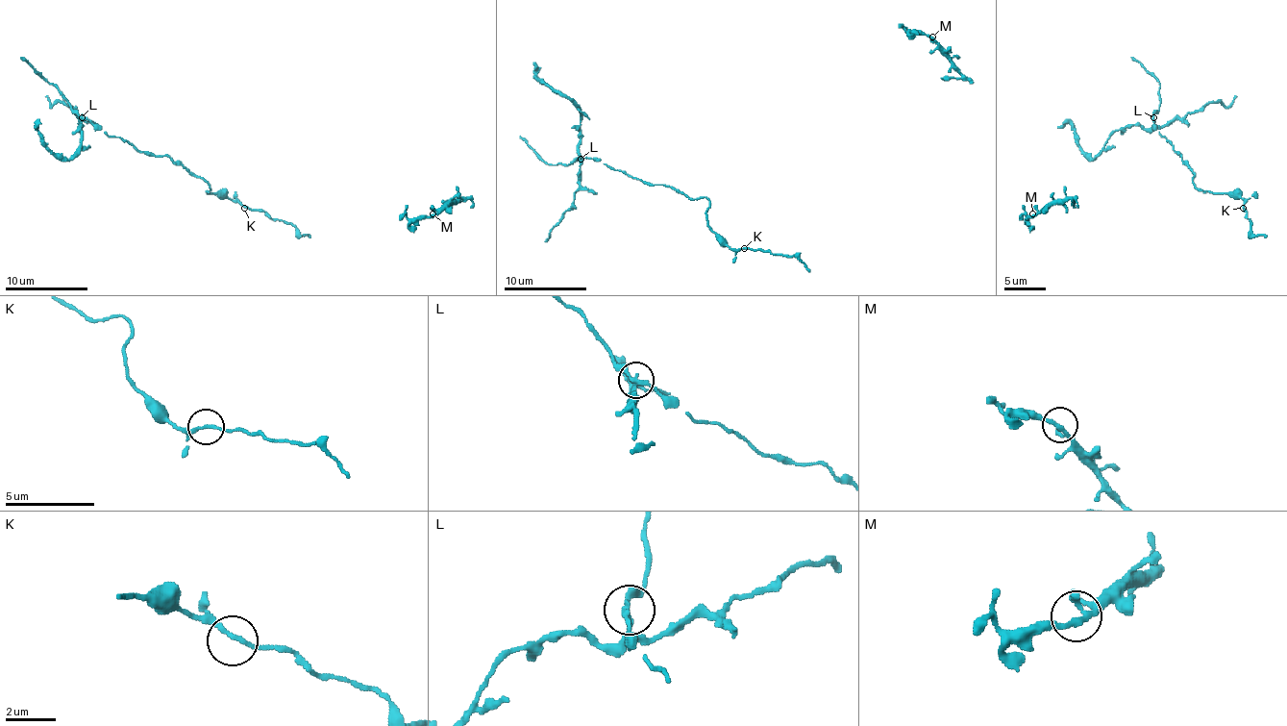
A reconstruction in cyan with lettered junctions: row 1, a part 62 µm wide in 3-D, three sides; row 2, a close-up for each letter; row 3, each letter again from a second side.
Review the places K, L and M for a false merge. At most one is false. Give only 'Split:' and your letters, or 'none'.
Split: L

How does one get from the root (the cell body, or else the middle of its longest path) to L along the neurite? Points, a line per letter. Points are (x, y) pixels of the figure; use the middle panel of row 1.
L: (744, 248), (728, 246), (710, 230), (705, 196), (688, 198), (669, 186), (611, 169), (601, 159), (581, 159)

